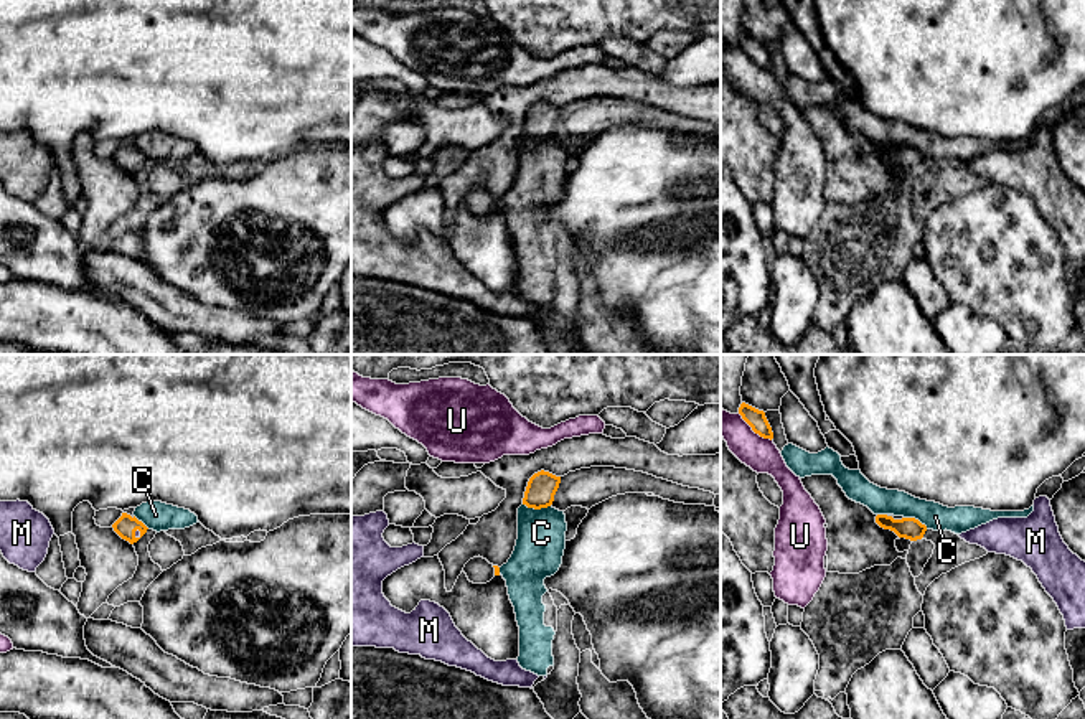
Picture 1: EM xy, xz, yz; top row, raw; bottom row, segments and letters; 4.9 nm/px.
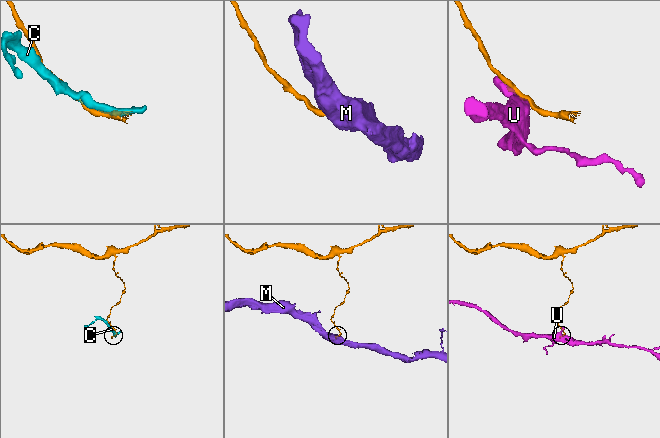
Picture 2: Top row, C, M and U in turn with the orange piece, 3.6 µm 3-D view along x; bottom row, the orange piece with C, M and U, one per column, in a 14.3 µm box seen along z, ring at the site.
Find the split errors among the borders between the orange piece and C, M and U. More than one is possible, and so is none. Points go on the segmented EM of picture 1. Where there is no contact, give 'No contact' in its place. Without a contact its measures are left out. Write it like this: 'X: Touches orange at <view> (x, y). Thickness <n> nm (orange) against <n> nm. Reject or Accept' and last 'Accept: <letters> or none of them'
C: Touches orange at xz (536, 508). Thickness 140 nm (orange) against 240 nm. Reject
M: Touches orange at xy (134, 533). Thickness 110 nm (orange) against 30 nm. Reject
U: Touches orange at yz (754, 431). Thickness 90 nm (orange) against 160 nm. Reject
Accept: none of them

